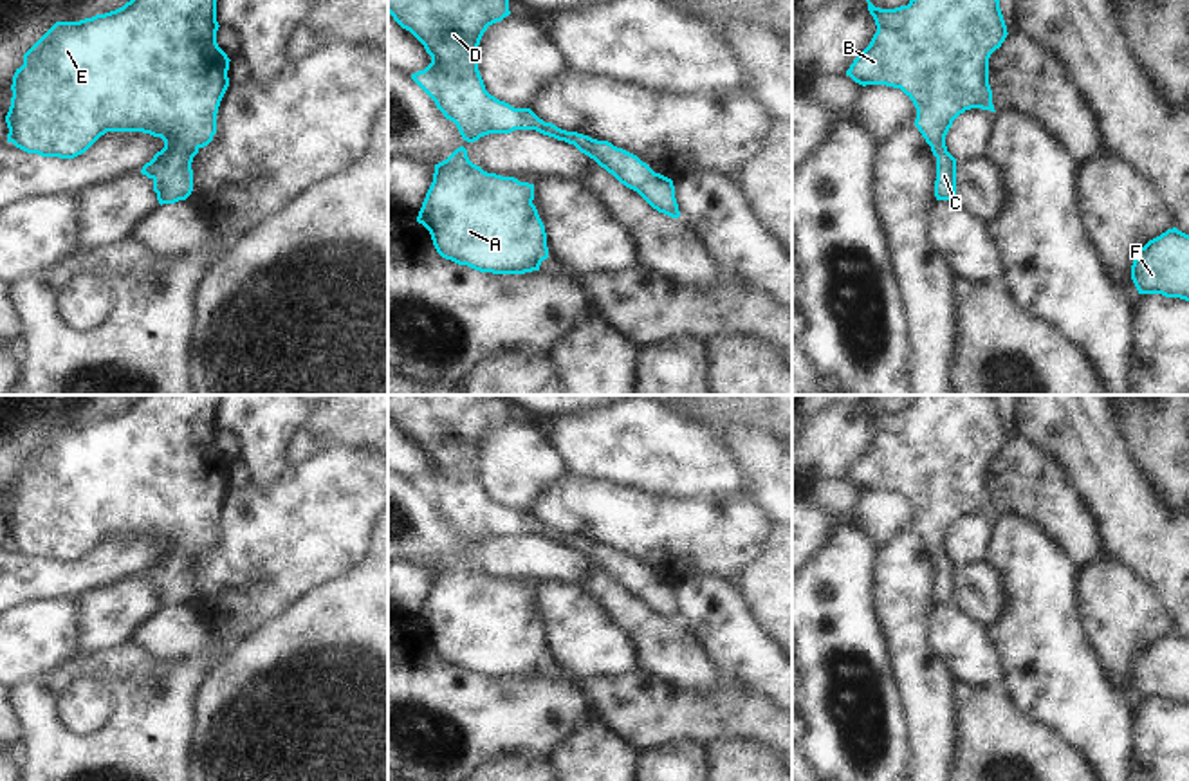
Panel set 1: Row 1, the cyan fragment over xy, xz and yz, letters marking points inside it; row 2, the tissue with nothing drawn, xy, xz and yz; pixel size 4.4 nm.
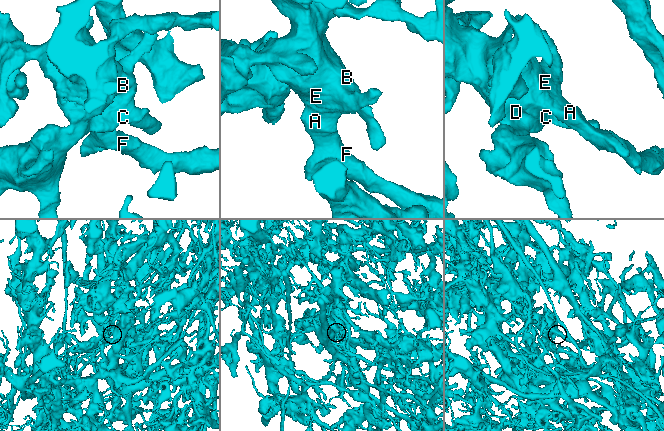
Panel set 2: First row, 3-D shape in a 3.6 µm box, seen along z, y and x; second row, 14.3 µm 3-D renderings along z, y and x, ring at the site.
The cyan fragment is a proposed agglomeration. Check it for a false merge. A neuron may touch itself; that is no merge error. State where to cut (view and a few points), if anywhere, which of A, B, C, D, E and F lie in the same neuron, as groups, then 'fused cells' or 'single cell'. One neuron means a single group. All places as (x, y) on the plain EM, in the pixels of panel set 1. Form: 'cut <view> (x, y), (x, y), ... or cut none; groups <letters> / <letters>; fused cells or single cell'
cut none; groups A B C D E F; single cell

